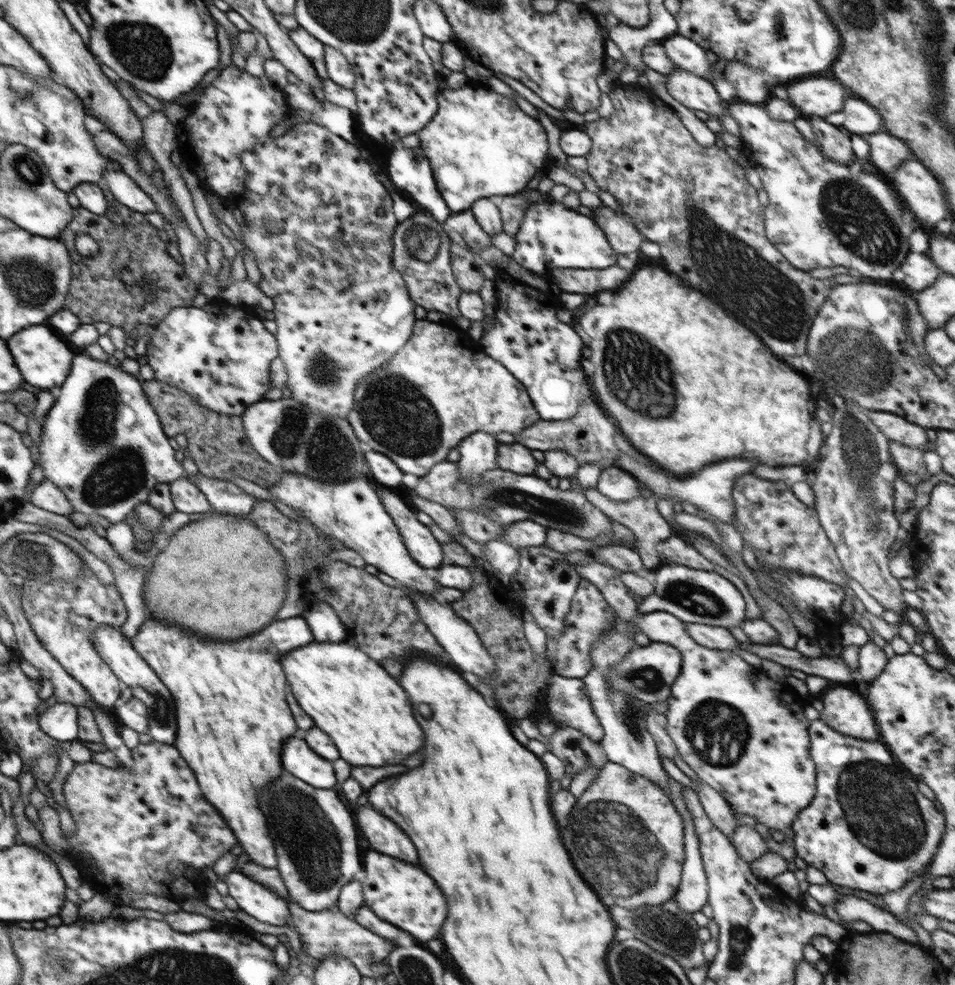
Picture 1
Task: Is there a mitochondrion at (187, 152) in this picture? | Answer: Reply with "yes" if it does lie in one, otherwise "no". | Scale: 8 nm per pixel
no

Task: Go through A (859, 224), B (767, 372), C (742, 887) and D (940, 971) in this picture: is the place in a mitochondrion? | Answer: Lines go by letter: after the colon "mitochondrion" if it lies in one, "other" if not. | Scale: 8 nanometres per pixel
A: mitochondrion
B: other
C: other
D: other

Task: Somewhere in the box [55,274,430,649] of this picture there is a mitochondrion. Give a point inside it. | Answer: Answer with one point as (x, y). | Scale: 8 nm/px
(119, 471)

